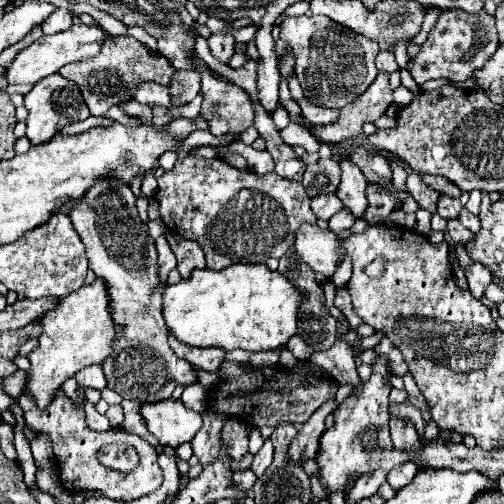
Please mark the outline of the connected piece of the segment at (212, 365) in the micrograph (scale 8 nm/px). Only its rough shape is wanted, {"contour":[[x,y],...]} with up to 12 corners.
{"contour":[[174,342],[170,346],[180,358],[206,372],[216,372],[226,350],[196,350]]}

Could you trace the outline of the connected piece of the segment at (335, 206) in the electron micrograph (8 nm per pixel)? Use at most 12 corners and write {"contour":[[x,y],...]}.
{"contour":[[336,194],[312,198],[316,218],[330,220],[344,204]]}

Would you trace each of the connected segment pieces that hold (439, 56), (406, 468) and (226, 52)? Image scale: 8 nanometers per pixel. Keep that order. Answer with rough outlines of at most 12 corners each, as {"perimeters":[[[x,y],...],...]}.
{"perimeters":[[[444,12],[408,64],[464,82],[496,52],[494,16]],[[414,462],[388,472],[394,490],[410,484],[418,466]],[[210,34],[212,56],[224,64],[234,54],[230,34]]]}

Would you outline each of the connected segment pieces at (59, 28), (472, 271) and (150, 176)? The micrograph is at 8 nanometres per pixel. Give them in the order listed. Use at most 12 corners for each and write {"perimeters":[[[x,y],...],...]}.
{"perimeters":[[[66,8],[54,10],[44,22],[44,34],[64,32],[72,26]],[[474,262],[464,270],[470,292],[482,300],[492,276],[486,266]],[[150,170],[142,180],[142,192],[150,198],[156,194],[158,182]]]}

